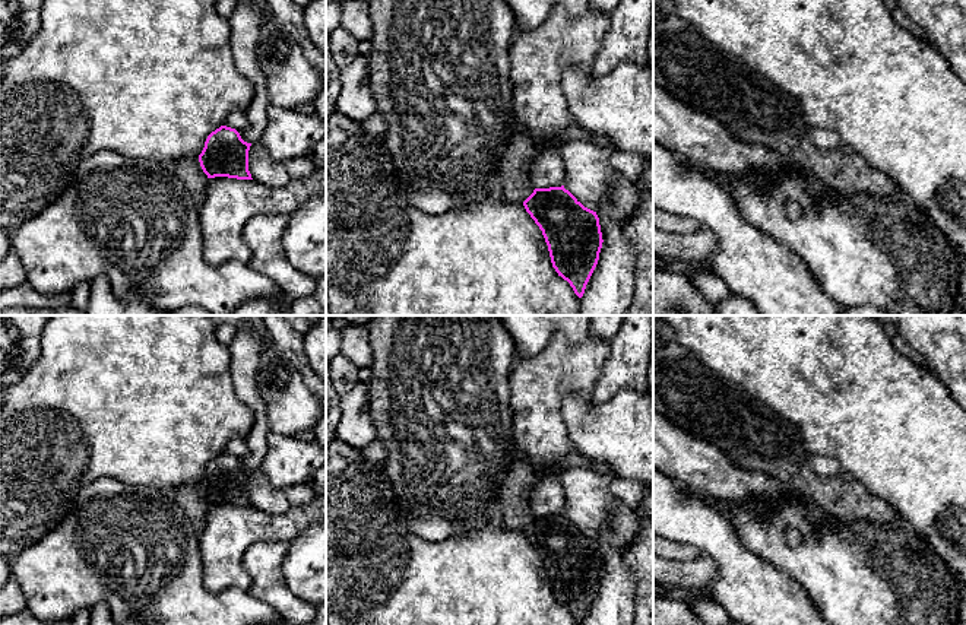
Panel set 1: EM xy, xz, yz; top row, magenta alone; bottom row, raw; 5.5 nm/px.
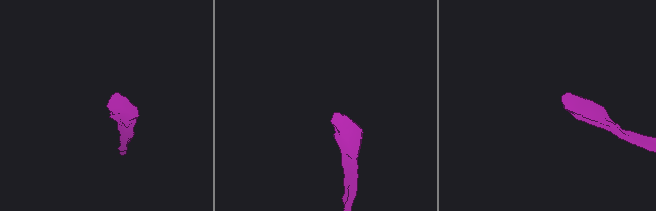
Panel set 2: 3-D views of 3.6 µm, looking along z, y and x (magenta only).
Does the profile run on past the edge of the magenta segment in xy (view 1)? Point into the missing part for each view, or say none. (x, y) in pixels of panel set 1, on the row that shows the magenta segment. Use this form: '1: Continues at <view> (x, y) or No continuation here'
1: Continues at xy (189, 170)

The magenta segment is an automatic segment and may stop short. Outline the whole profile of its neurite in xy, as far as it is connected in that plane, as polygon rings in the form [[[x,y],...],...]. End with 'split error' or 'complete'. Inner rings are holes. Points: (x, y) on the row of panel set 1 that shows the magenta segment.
[[[221,126],[208,136],[197,159],[181,158],[174,164],[175,174],[197,207],[205,202],[210,178],[253,180],[248,171],[250,146],[251,143],[244,142],[235,129]]]; split error

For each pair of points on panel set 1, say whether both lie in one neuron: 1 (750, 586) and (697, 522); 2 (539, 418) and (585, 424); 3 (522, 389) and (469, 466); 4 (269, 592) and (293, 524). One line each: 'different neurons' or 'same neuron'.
1: same neuron
2: different neurons
3: different neurons
4: different neurons

